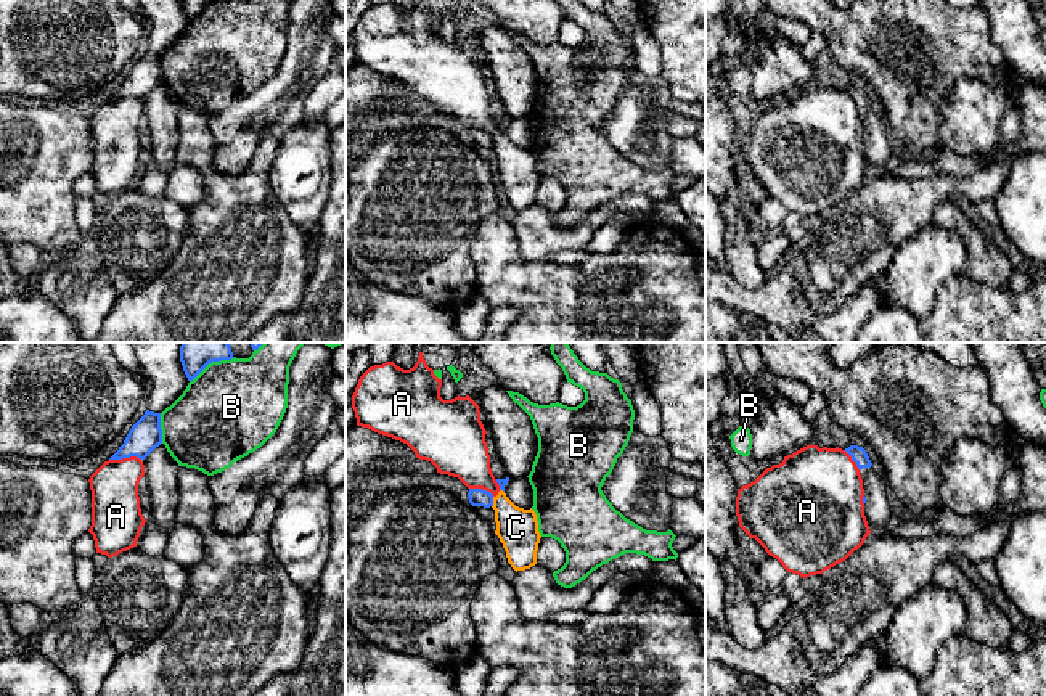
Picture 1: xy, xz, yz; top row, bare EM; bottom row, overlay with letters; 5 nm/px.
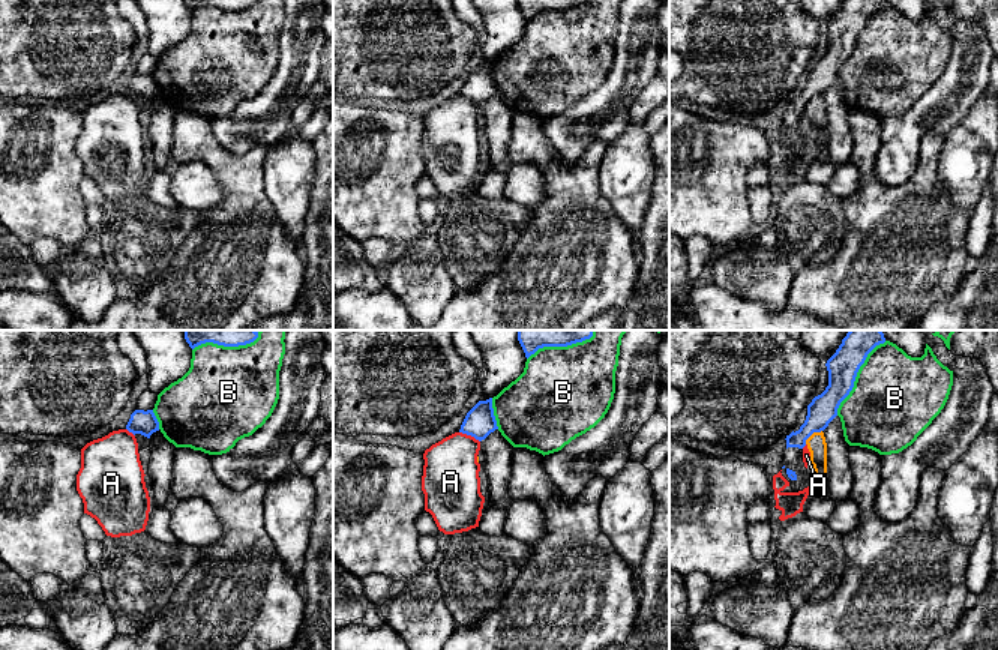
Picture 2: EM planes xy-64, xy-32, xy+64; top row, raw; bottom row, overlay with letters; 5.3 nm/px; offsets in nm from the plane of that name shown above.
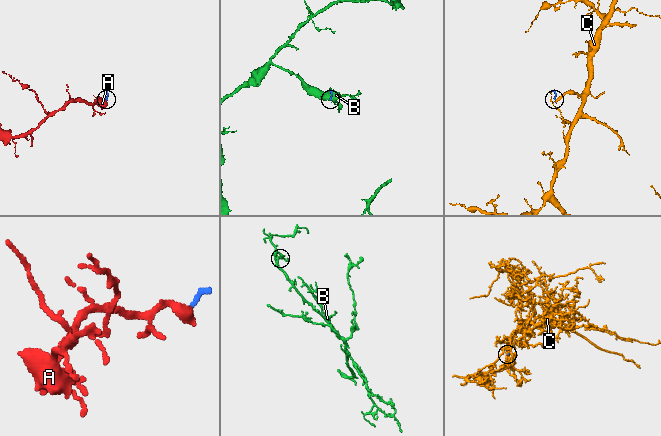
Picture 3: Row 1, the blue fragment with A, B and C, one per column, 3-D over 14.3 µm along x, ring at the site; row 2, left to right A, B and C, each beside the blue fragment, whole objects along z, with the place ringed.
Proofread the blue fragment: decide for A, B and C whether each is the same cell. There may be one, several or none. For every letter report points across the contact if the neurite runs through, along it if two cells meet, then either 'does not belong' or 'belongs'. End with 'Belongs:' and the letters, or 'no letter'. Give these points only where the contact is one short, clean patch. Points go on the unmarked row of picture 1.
A: border xy (140, 98), (110, 100); does not belong
B: does not belong
C: border xz (494, 137), (492, 147); does not belong
Belongs: no letter

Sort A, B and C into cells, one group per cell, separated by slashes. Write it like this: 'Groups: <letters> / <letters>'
Groups: A C / B

